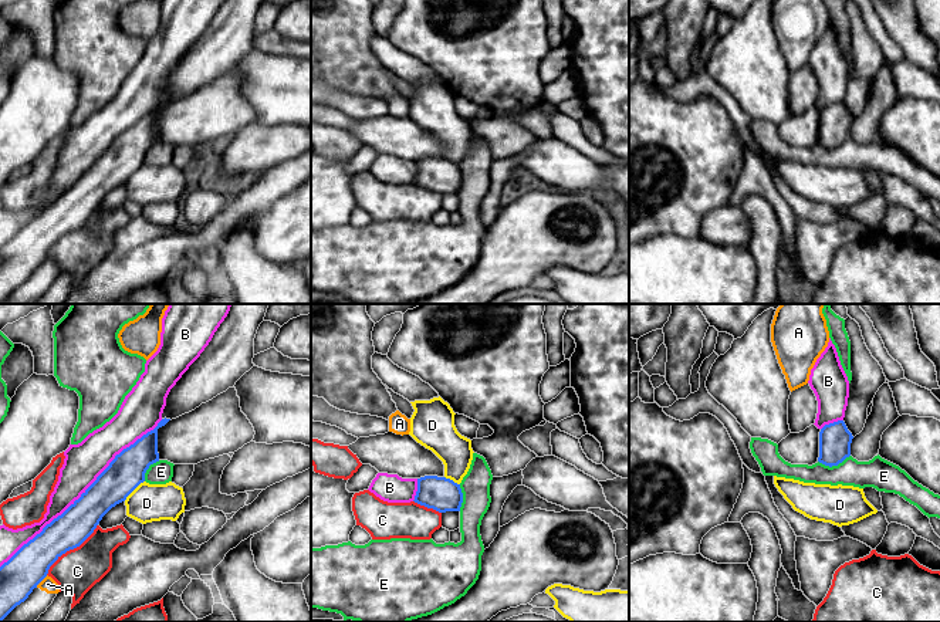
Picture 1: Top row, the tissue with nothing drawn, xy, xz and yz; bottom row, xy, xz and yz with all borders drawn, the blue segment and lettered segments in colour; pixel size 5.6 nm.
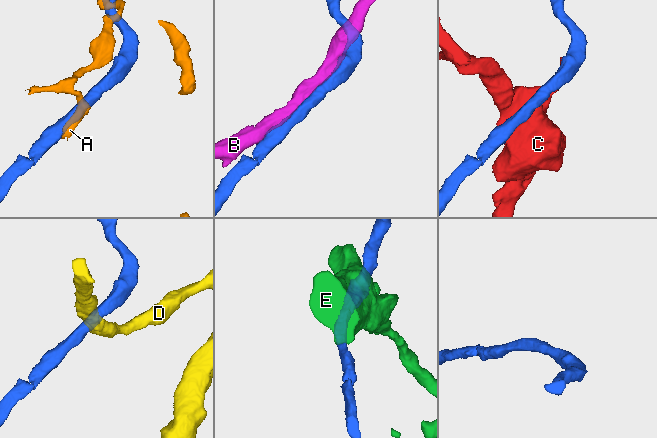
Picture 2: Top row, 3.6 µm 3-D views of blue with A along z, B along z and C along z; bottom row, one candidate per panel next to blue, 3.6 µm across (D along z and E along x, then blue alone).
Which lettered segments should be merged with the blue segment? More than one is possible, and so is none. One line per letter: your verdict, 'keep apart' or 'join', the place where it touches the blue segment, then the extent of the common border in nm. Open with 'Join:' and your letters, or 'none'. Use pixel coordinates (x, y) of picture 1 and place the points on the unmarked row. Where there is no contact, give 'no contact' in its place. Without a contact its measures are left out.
Join: none
A: keep apart; contact xy (41, 262); length 100 nm
B: keep apart; contact xy (83, 175); length 1250 nm
C: keep apart; contact xy (71, 230); length 400 nm
D: keep apart; contact xy (134, 171); length 170 nm
E: keep apart; contact yz (834, 146); length 190 nm

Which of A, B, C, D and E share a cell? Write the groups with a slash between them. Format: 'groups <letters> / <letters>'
groups A / B / C / D / E

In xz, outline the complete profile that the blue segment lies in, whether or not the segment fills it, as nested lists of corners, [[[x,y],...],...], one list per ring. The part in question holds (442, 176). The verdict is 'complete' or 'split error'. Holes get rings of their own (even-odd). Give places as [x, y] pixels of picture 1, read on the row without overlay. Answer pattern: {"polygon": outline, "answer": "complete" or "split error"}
{"polygon": [[[425,158],[417,160],[415,185],[439,195],[460,193],[463,175],[460,166],[446,159]]], "answer": "complete"}

